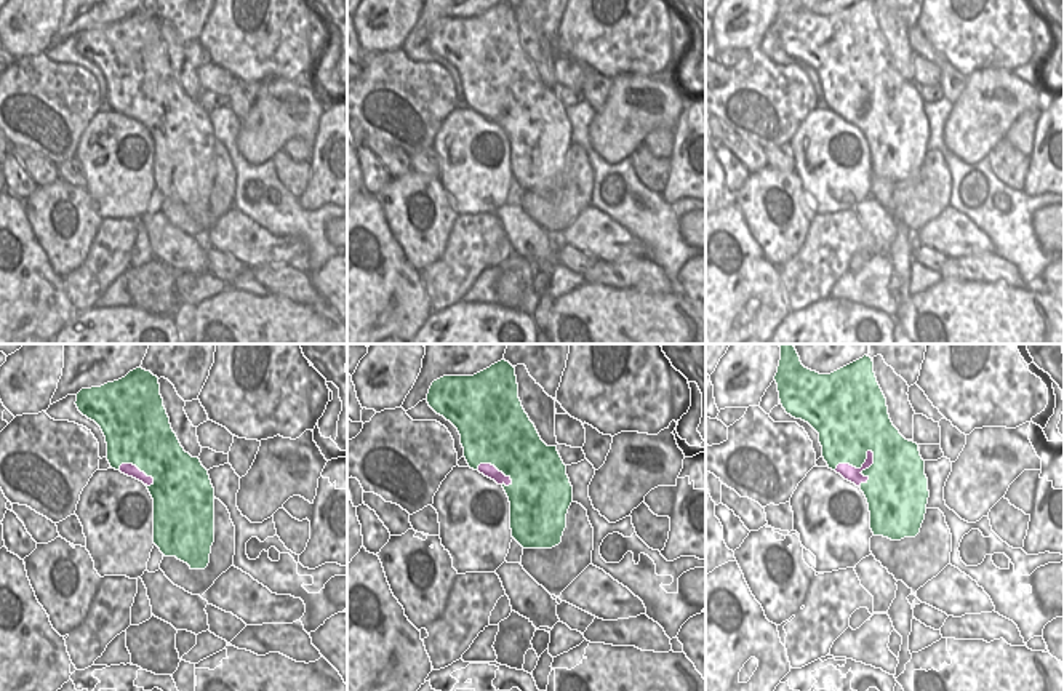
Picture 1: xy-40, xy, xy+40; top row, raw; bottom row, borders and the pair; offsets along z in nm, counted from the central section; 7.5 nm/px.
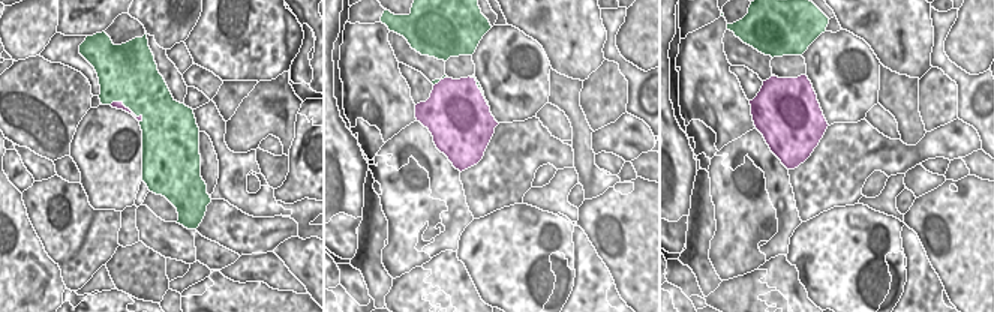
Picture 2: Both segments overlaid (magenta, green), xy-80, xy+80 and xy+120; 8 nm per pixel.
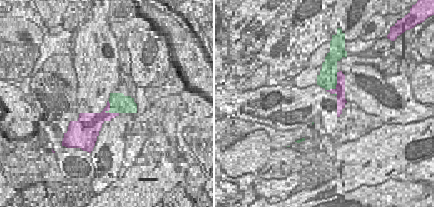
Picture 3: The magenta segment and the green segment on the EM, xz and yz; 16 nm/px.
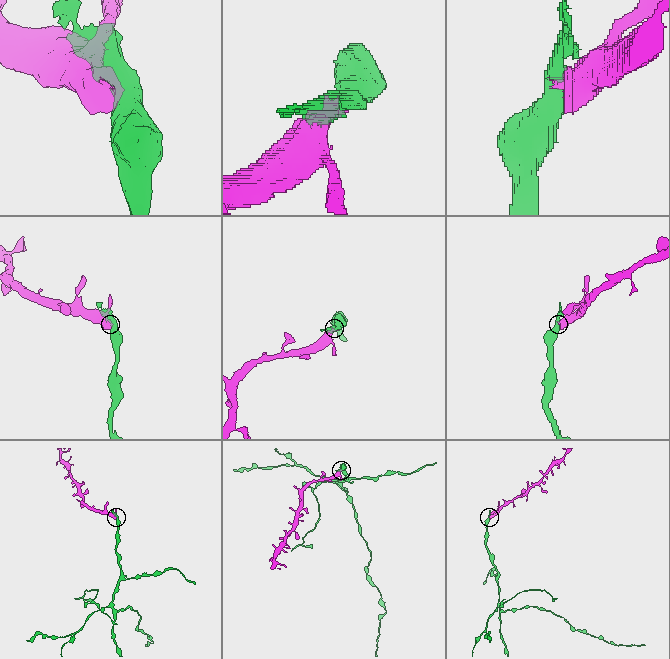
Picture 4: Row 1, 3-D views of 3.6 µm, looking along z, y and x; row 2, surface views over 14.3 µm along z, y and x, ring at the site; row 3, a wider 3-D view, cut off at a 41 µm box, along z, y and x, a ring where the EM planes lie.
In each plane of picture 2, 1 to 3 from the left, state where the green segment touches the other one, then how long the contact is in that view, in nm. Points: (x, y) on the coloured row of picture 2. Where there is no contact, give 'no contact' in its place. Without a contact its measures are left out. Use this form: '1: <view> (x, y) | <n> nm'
1: xy-80 (128, 108) | 300 nm
2: xy+80 (480, 90) | 280 nm
3: no contact

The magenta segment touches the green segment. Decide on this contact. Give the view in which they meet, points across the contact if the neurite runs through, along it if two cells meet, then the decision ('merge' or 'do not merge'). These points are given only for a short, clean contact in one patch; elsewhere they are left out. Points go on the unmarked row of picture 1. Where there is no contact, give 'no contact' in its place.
meets magenta in xy+40; do not merge

